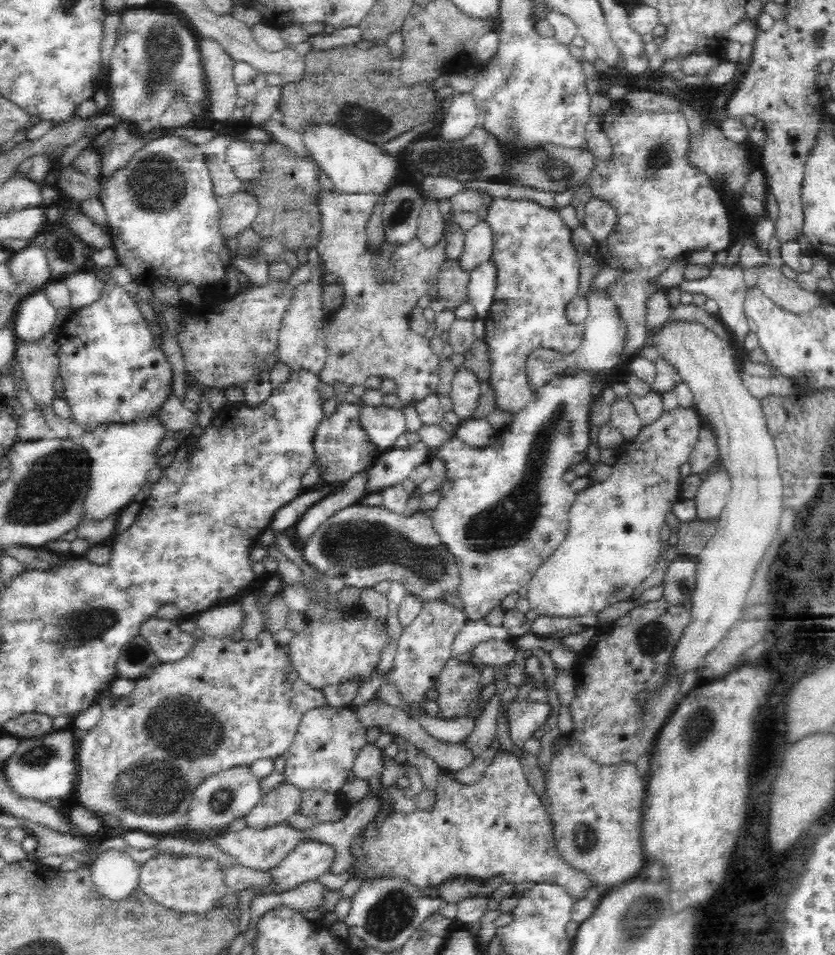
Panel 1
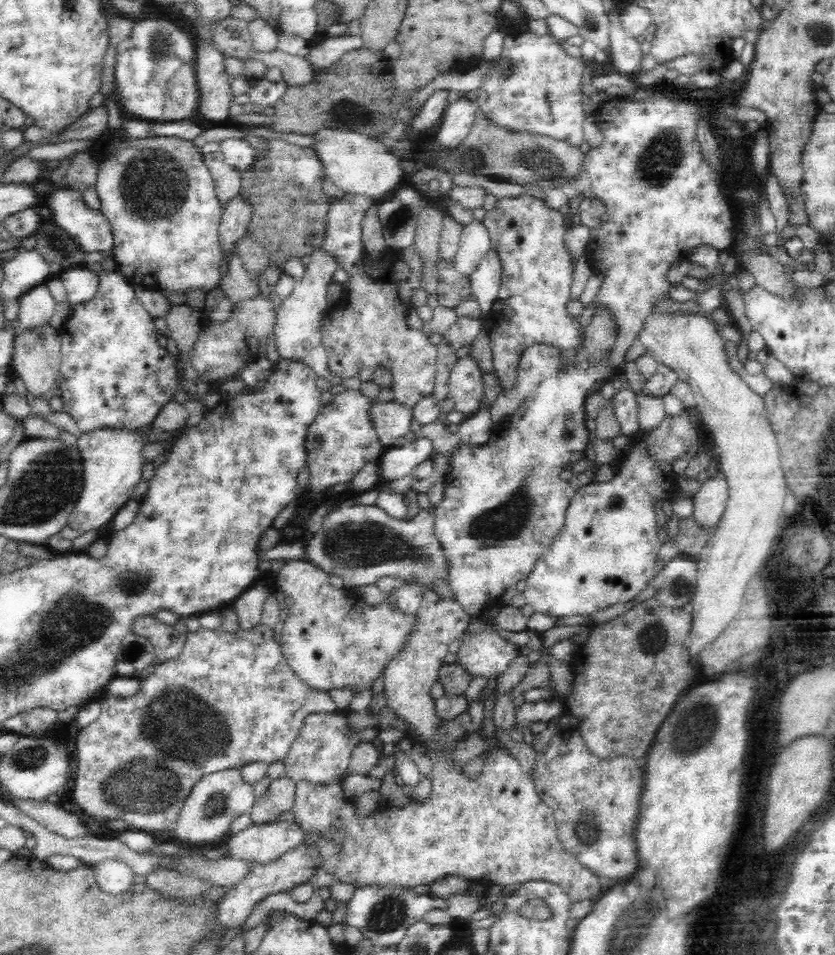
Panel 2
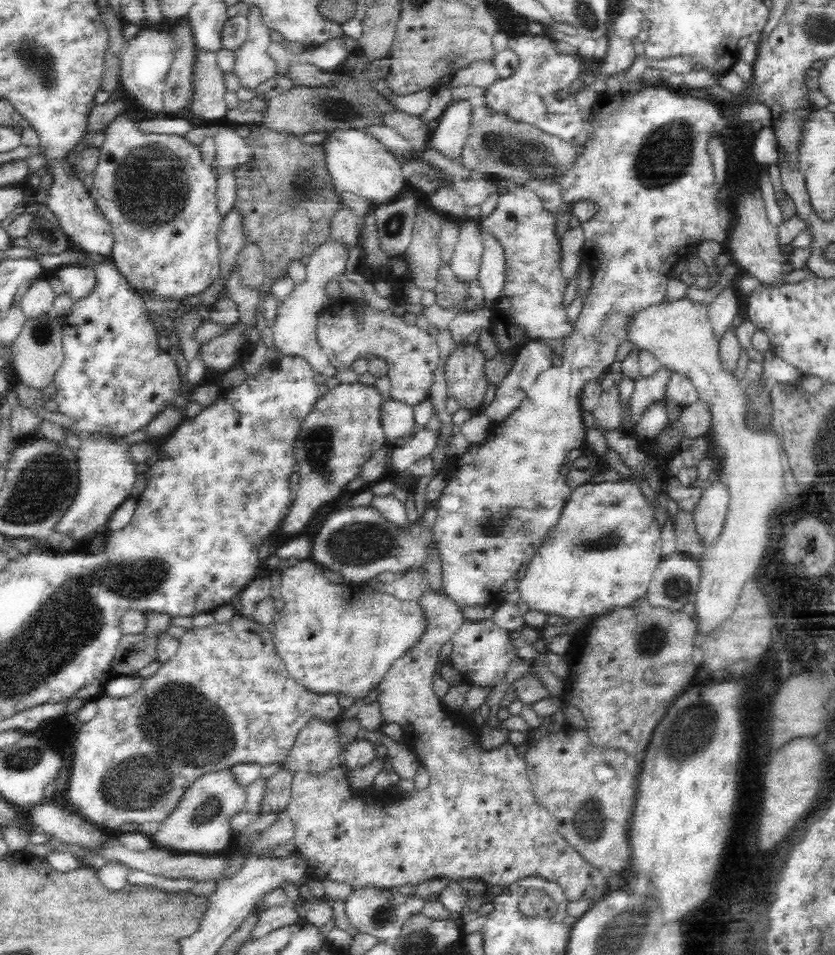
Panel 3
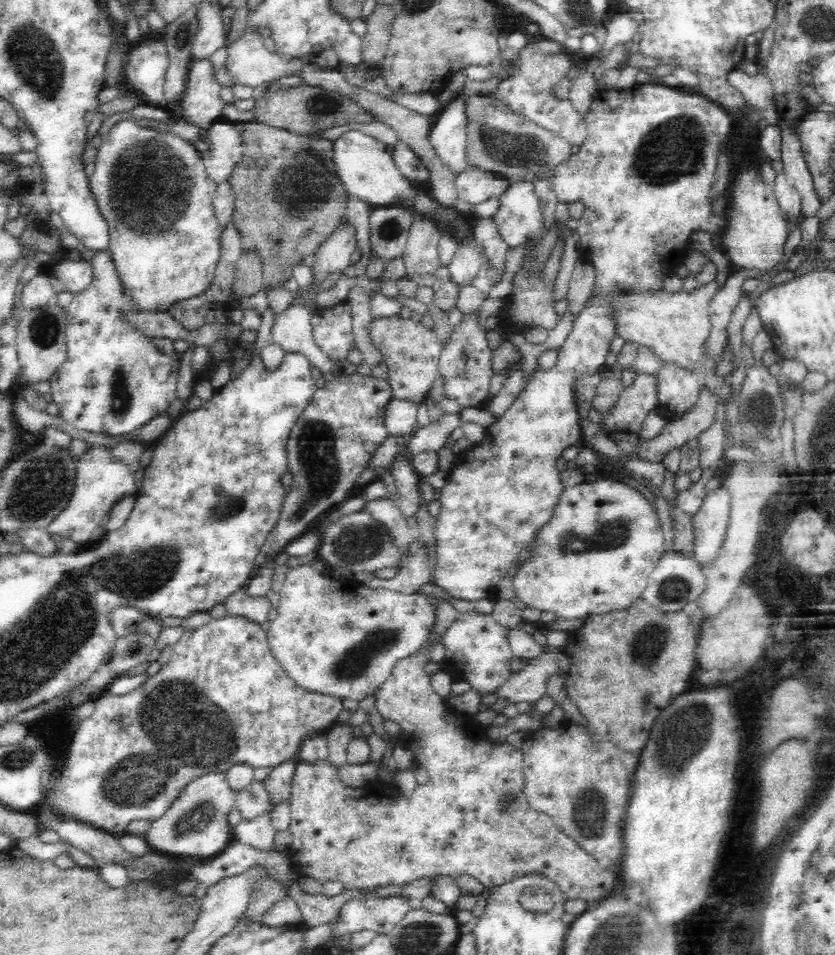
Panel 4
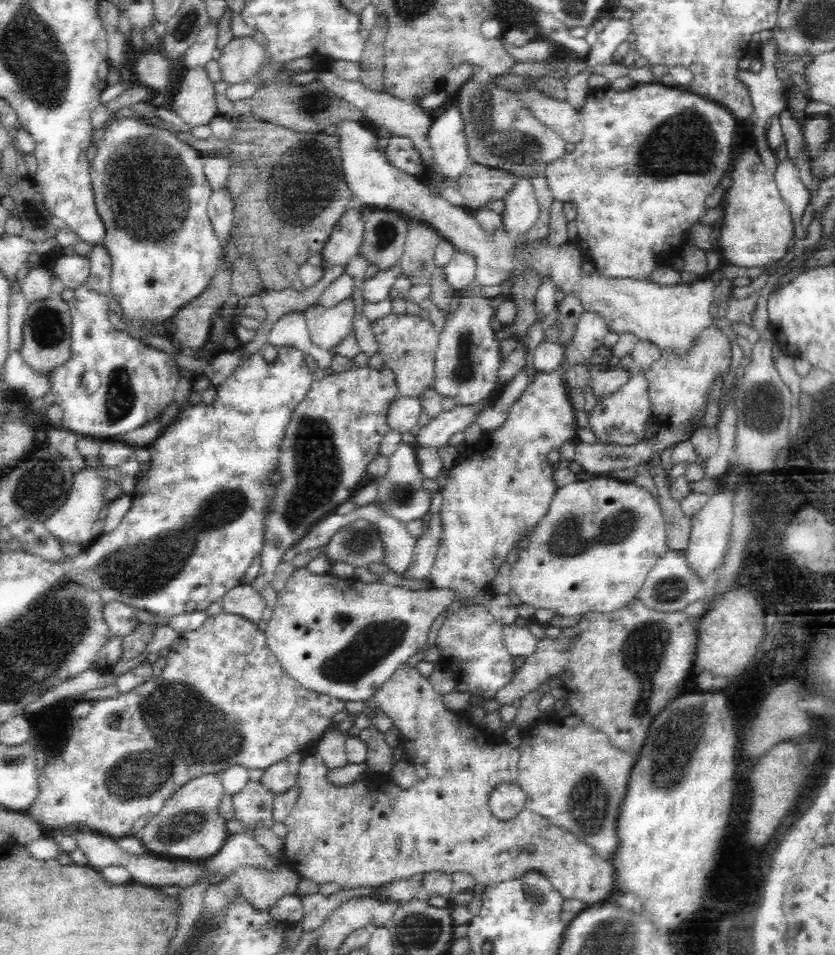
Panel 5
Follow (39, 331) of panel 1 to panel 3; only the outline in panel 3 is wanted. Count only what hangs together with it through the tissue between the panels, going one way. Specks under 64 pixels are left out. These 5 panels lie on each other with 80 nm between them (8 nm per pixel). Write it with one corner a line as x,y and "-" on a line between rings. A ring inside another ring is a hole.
38,278
22,296
20,306
26,319
42,316
53,310
55,294
48,279

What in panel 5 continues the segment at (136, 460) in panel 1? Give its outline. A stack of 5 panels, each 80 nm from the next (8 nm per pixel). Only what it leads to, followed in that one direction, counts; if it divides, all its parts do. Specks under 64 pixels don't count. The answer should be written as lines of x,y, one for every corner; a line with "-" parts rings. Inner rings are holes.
92,464
84,467
82,472
73,474
73,484
64,504
50,516
46,518
45,527
58,539
70,544
81,544
87,547
93,542
95,536
92,535
92,526
94,522
103,516
106,507
110,501
104,497
104,481
110,479
115,482
123,490
124,498
133,494
137,480
130,476
120,476
117,473
116,467
101,464
99,470
95,470

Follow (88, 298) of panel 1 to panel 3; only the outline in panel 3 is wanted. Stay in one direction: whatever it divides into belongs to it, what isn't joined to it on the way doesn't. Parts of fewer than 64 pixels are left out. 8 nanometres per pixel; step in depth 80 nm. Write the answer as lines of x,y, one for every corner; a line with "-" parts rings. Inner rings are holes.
76,264
62,266
56,274
62,281
65,293
72,300
80,300
82,296
94,290
94,284
96,284
94,266
86,267

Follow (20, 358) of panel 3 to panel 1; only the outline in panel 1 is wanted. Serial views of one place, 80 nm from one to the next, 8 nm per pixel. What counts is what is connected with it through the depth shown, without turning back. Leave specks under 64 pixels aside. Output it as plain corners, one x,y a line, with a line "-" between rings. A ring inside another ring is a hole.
53,332
47,333
47,336
44,336
40,341
18,341
16,344
12,364
19,362
20,376
37,406
51,406
52,400
56,398
54,380
59,375
58,349
58,340

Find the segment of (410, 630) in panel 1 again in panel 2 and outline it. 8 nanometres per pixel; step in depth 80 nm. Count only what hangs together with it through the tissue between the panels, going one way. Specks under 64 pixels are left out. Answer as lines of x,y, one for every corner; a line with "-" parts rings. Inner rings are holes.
432,589
426,590
423,594
422,602
418,612
416,613
417,617
417,626
416,630
410,634
410,638
406,640
406,644
401,648
398,655
394,655
393,659
387,664
386,671
384,672
384,690
383,694
386,698
386,708
388,712
391,712
392,716
395,716
396,720
399,722
404,722
412,728
411,740
417,745
421,745
426,749
426,753
431,758
431,793
424,803
414,803
411,799
410,803
402,808
395,808
387,805
383,805
382,808
378,809
375,814
372,814
368,817
356,817
356,804
354,801
351,801
346,796
344,796
343,790
341,789
342,777
337,779
332,779
327,783
314,782
308,780
298,780
295,782
295,796
294,796
294,805
292,805
291,813
295,817
295,823
298,824
299,830
302,830
303,838
302,844
305,846
310,846
310,850
314,851
317,854
319,860
319,867
326,871
328,874
334,874
335,878
338,878
339,882
354,884
356,887
364,886
398,886
398,887
414,887
420,886
420,884
432,884
435,880
440,879
445,876
461,876
463,879
468,879
469,881
483,882
486,885
502,885
506,884
516,884
516,882
524,883
530,880
546,880
548,882
560,885
560,888
566,892
568,897
570,897
571,902
576,902
580,900
586,900
590,896
600,897
600,884
606,884
603,879
597,875
597,873
592,872
589,868
586,868
585,865
581,863
572,853
566,851
562,841
558,839
557,831
557,821
554,817
554,812
551,808
542,802
542,799
537,795
535,784
533,779
520,767
518,760
510,754
510,751
504,746
499,746
490,751
487,759
484,762
481,773
475,779
470,779
466,777
462,772
464,761
456,761
454,759
454,748
458,748
463,740
454,739
450,737
450,734
441,734
441,724
444,720
440,719
436,715
435,711
435,702
436,700
430,697
430,690
432,686
437,682
439,678
439,673
441,666
445,663
444,658
448,652
448,644
453,640
458,639
464,630
467,630
467,626
471,621
471,616
464,612
464,609
454,600
454,599
444,599
435,593
-
330,827
336,827
342,831
342,840
340,842
335,842
331,838
325,836
325,832

